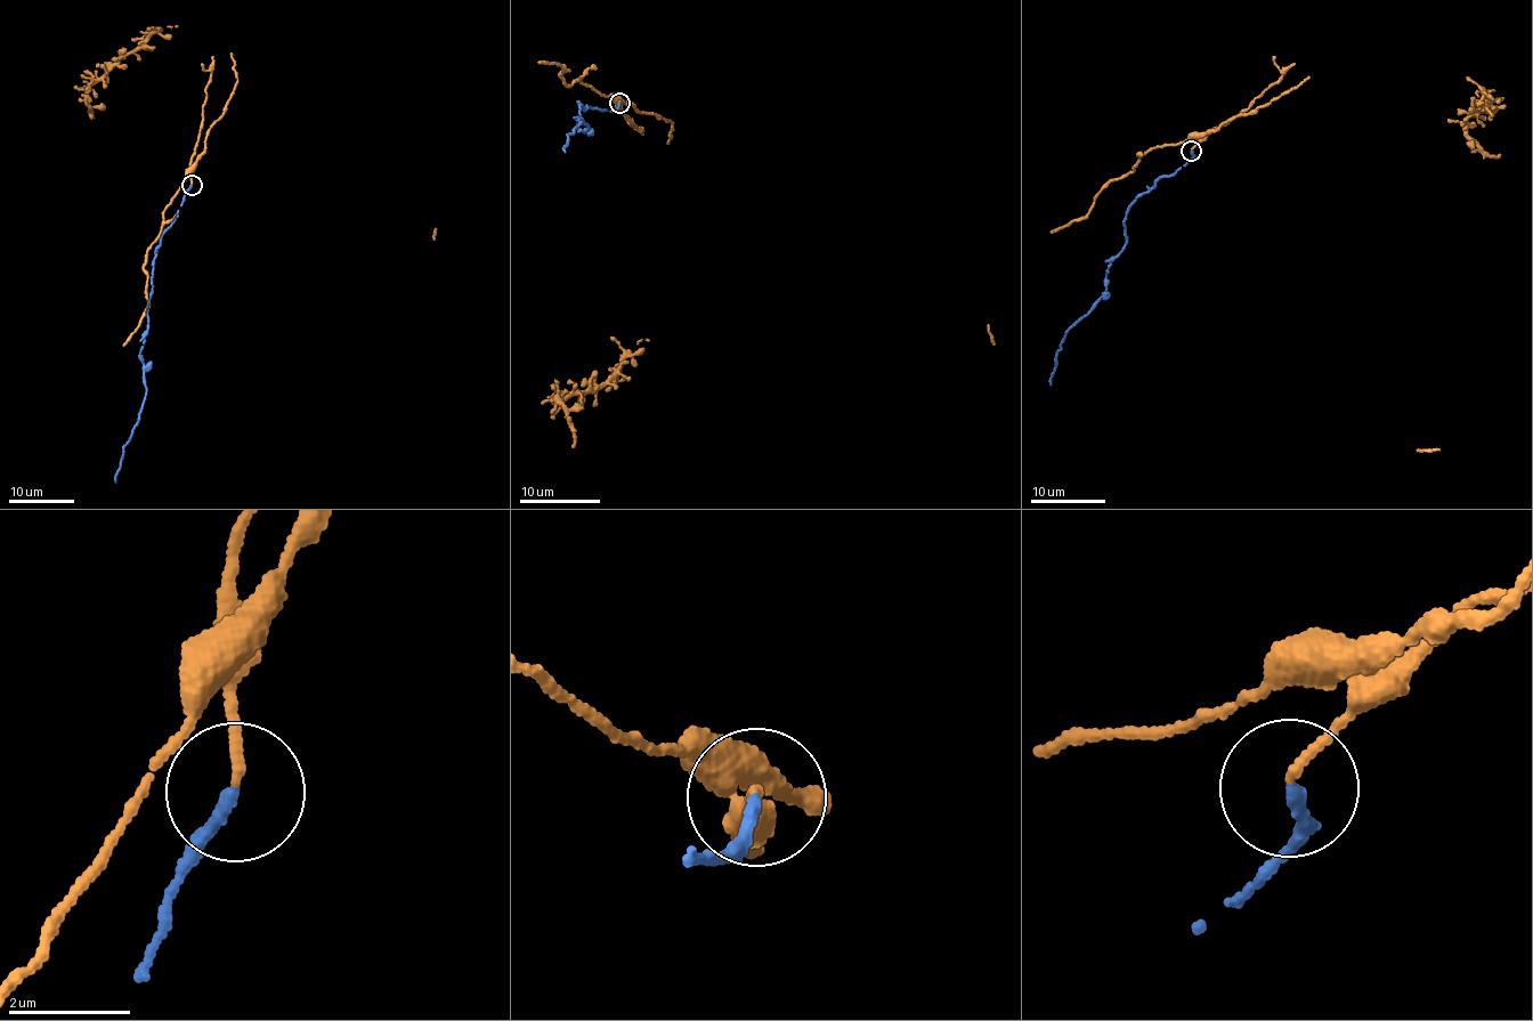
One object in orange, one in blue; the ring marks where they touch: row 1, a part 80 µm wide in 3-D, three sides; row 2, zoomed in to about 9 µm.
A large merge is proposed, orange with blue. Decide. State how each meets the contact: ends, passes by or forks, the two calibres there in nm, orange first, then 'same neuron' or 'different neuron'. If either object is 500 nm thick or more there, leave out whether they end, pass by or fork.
orange ends there; blue ends there; 130 nm thick on the orange side, 200 nm on the other; same neuron

